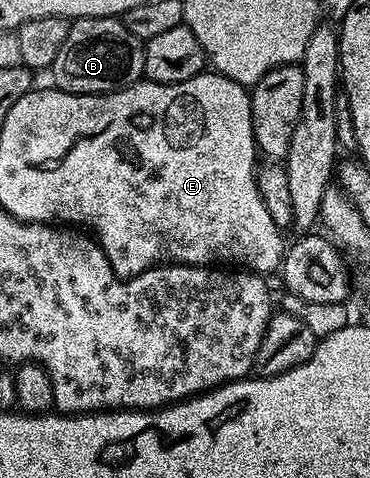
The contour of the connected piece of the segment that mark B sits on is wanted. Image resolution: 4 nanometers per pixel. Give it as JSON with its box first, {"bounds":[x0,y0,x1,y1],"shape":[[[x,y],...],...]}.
{"bounds":[51,18,145,95],"shape":[[[120,18],[74,19],[70,22],[67,41],[59,49],[51,68],[52,86],[72,95],[99,95],[130,87],[145,74],[145,43],[125,28]]]}

